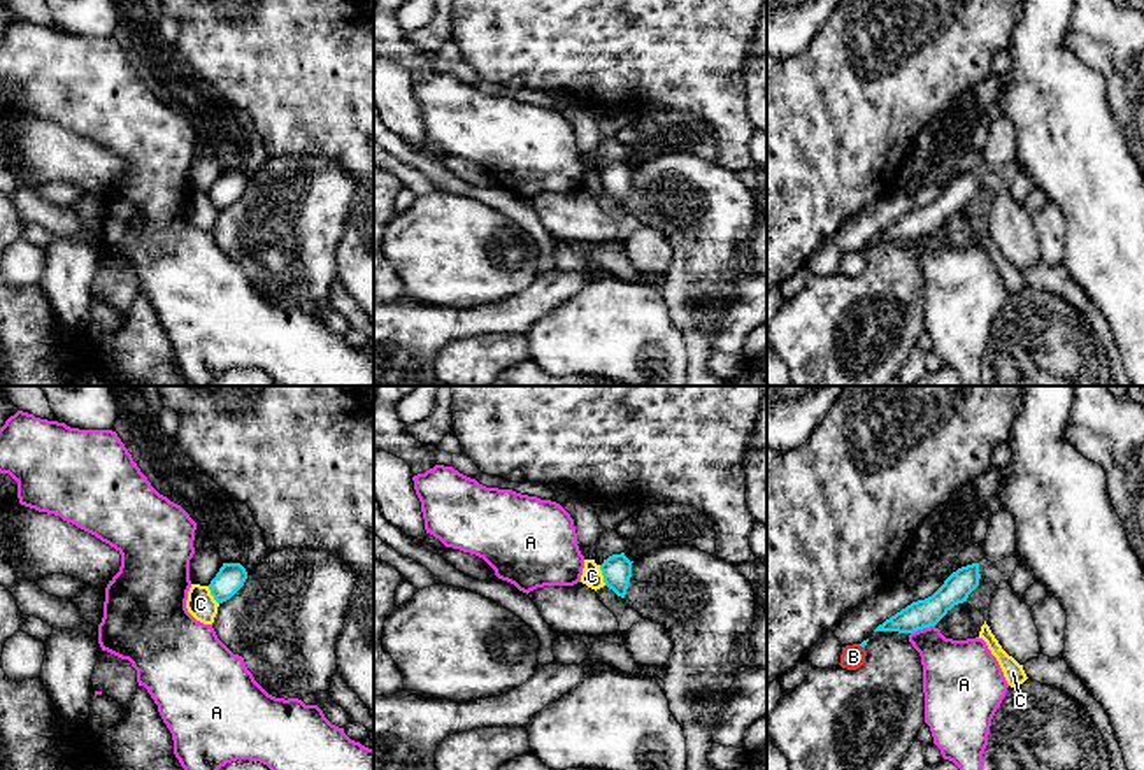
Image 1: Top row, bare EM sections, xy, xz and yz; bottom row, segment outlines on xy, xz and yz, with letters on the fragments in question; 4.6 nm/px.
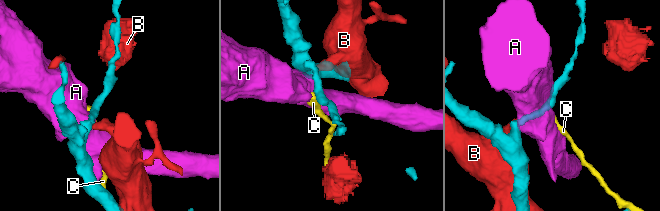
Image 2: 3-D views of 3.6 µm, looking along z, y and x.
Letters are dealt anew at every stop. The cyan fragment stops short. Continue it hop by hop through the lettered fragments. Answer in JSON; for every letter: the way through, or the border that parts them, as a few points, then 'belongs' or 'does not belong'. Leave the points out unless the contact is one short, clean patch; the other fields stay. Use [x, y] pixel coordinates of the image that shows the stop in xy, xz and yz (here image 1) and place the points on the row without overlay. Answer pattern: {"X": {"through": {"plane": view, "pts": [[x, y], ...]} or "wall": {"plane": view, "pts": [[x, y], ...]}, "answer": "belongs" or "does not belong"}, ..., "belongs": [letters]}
{"A": {"wall": {"plane": "yz", "pts": [[934, 232], [911, 241]]}, "answer": "does not belong"}, "B": {"answer": "does not belong"}, "C": {"wall": {"plane": "xz", "pts": [[599, 172], [606, 192]]}, "answer": "does not belong"}, "belongs": []}

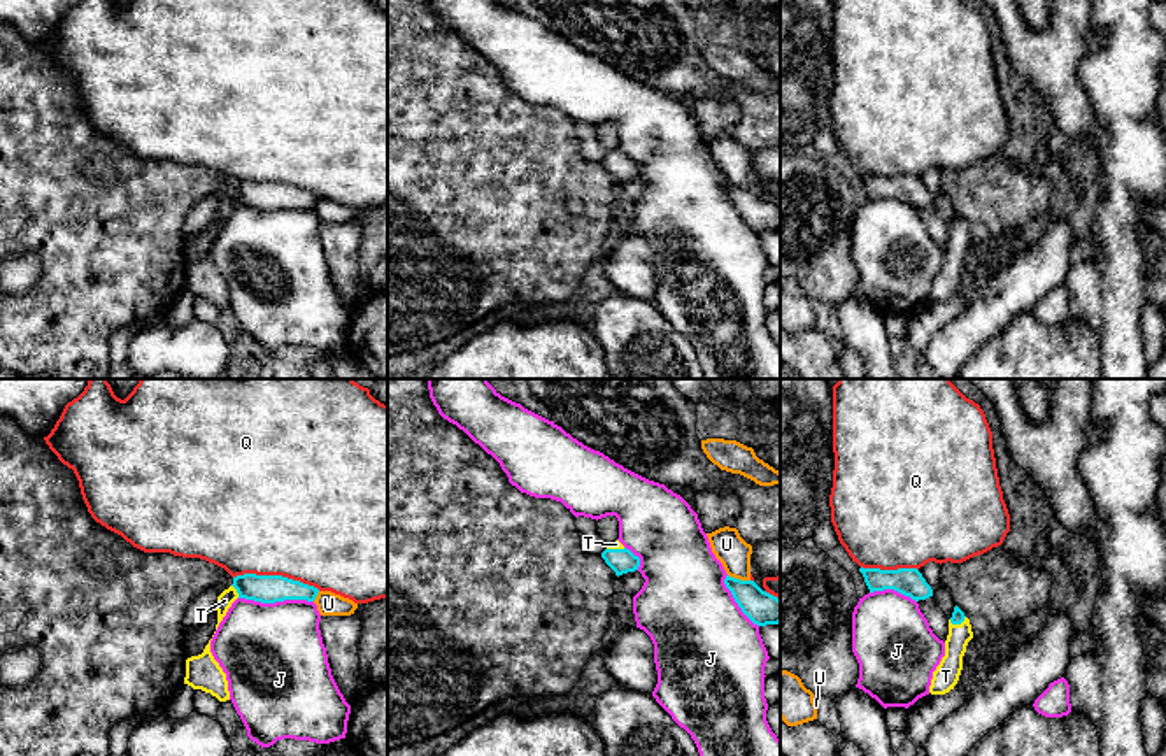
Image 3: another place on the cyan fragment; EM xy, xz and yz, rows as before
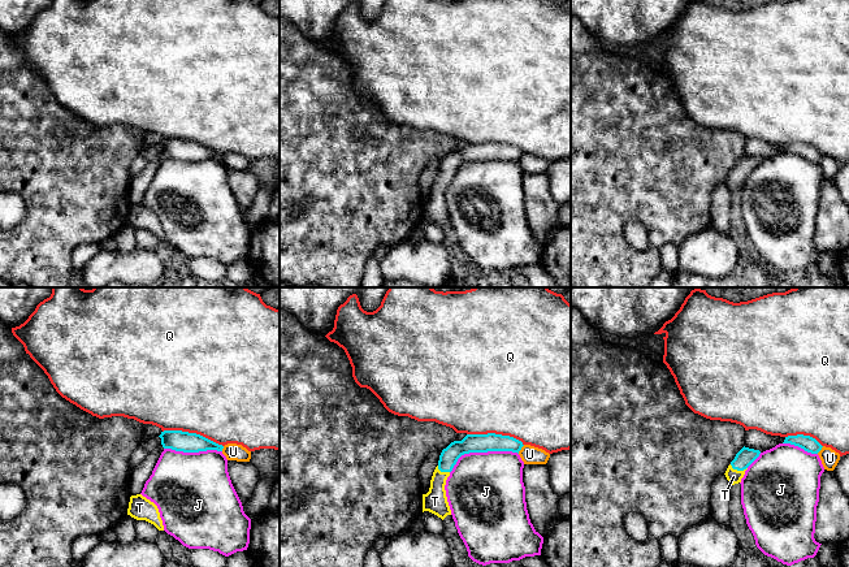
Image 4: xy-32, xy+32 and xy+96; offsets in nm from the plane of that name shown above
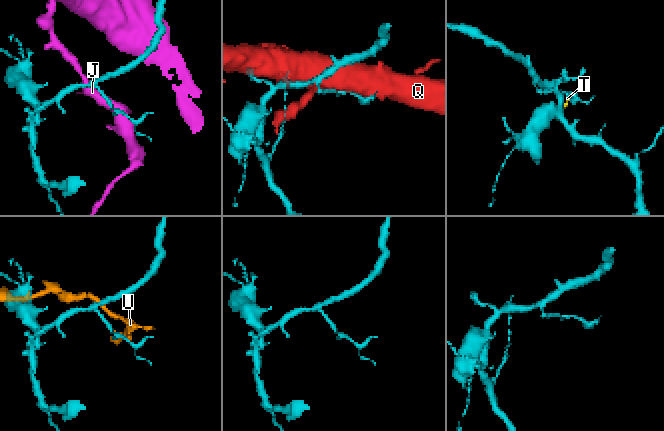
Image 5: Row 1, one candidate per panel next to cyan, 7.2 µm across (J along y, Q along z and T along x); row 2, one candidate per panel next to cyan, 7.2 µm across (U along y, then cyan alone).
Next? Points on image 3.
{"J": {"answer": "does not belong"}, "Q": {"answer": "does not belong"}, "T": {"through": {"plane": "yz", "pts": [[958, 223], [958, 230], [954, 263], [945, 283]]}, "answer": "belongs"}, "U": {"wall": {"plane": "xz", "pts": [[728, 181], [749, 188]]}, "answer": "does not belong"}, "belongs": ["T"]}

